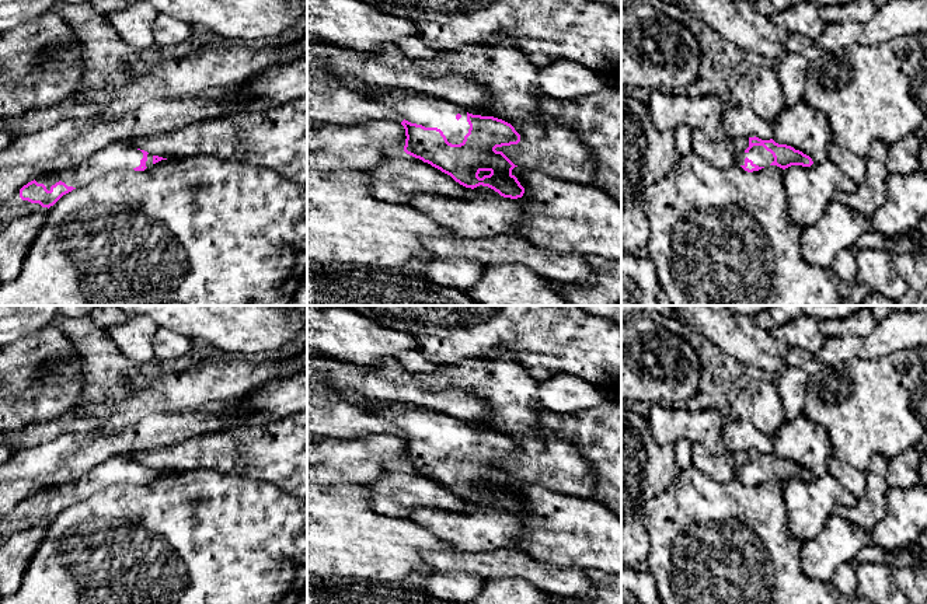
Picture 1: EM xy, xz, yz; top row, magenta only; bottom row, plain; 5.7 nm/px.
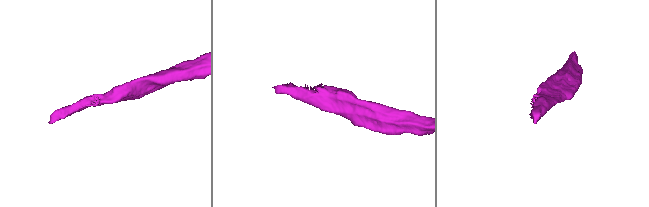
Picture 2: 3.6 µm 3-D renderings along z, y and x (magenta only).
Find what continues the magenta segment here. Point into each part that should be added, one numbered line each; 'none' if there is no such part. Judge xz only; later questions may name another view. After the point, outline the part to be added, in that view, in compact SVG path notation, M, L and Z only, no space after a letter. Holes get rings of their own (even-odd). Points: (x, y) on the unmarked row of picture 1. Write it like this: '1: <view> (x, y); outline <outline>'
1: xz (431, 426); outline M379 401L376 408L366 409L391 422L411 437L440 443L452 458L463 457L468 447L467 426L449 415L386 401Z

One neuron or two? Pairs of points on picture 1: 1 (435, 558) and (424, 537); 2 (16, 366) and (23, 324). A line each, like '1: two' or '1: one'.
1: two
2: two

